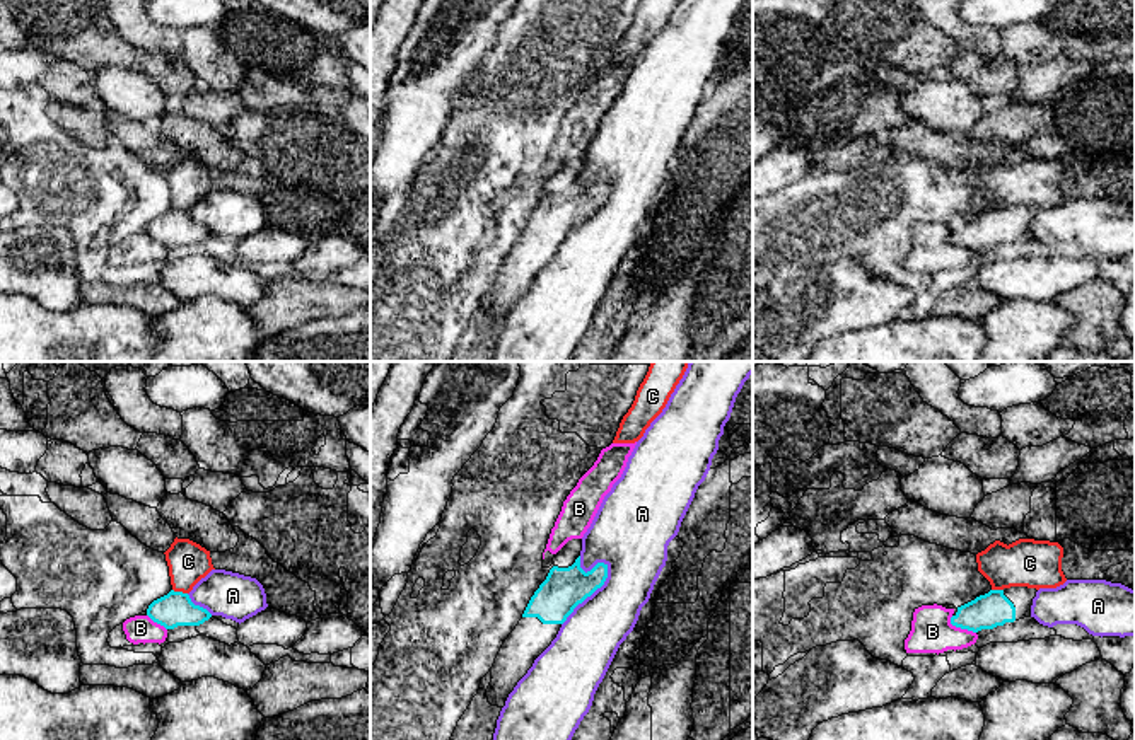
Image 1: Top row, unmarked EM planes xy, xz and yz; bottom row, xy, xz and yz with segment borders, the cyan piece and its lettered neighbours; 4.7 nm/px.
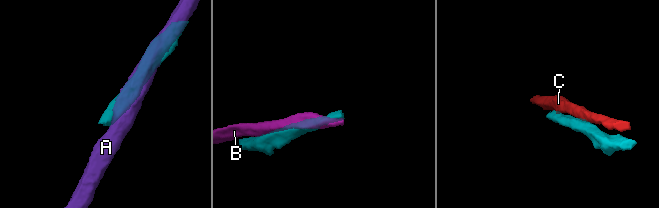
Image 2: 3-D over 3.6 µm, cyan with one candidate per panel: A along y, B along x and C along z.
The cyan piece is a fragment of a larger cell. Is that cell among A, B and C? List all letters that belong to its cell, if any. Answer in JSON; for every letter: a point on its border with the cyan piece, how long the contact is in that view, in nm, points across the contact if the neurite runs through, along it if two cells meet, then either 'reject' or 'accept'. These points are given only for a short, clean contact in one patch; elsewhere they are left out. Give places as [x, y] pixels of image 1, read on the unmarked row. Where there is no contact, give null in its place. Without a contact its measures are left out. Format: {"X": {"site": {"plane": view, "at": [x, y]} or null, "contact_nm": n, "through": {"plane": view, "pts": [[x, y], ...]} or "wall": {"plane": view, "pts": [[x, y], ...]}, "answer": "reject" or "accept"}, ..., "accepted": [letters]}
{"A": {"site": {"plane": "xz", "at": [591, 212]}, "contact_nm": 360, "answer": "reject"}, "B": {"site": {"plane": "yz", "at": [961, 246]}, "contact_nm": 150, "answer": "reject"}, "C": {"site": {"plane": "xy", "at": [180, 210]}, "contact_nm": 80, "wall": {"plane": "xy", "pts": [[173, 207], [186, 212]]}, "answer": "reject"}, "accepted": []}

